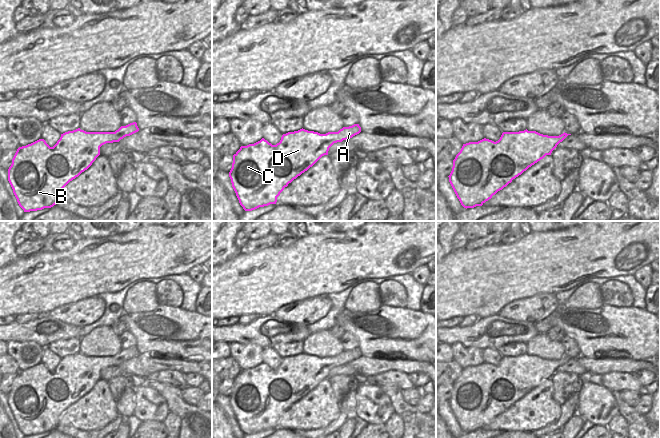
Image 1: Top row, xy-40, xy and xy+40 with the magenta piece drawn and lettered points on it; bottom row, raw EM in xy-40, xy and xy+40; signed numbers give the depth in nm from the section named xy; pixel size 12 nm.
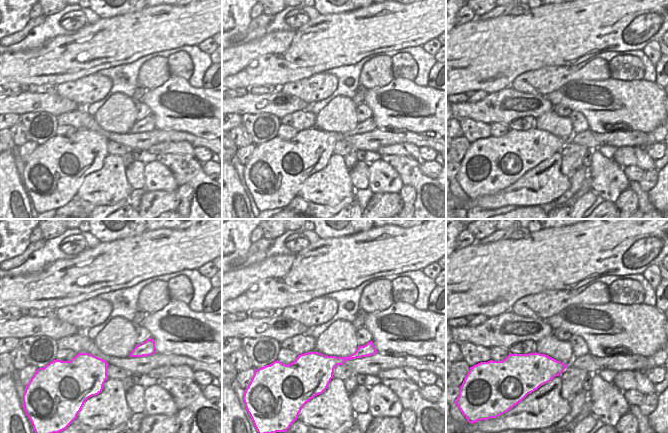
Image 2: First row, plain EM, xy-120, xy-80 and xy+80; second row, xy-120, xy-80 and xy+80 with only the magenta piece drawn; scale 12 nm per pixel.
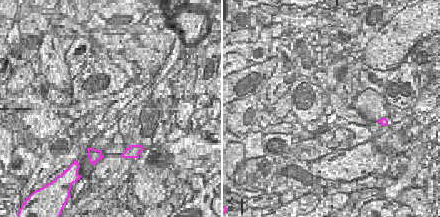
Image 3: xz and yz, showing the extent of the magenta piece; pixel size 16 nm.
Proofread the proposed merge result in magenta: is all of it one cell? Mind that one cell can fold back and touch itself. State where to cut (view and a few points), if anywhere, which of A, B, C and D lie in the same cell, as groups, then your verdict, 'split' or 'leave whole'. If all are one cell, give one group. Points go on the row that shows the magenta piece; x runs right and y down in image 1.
xy-40 (115, 131), (119, 140) | A / B C D | split

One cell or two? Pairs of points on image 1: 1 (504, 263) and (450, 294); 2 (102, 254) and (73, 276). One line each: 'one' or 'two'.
1: one
2: one

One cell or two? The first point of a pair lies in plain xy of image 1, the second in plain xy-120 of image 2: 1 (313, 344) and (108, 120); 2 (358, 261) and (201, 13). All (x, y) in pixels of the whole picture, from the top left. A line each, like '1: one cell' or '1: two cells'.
1: one cell
2: one cell

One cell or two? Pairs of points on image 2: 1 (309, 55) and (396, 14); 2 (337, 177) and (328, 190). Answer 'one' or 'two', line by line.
1: one
2: one

